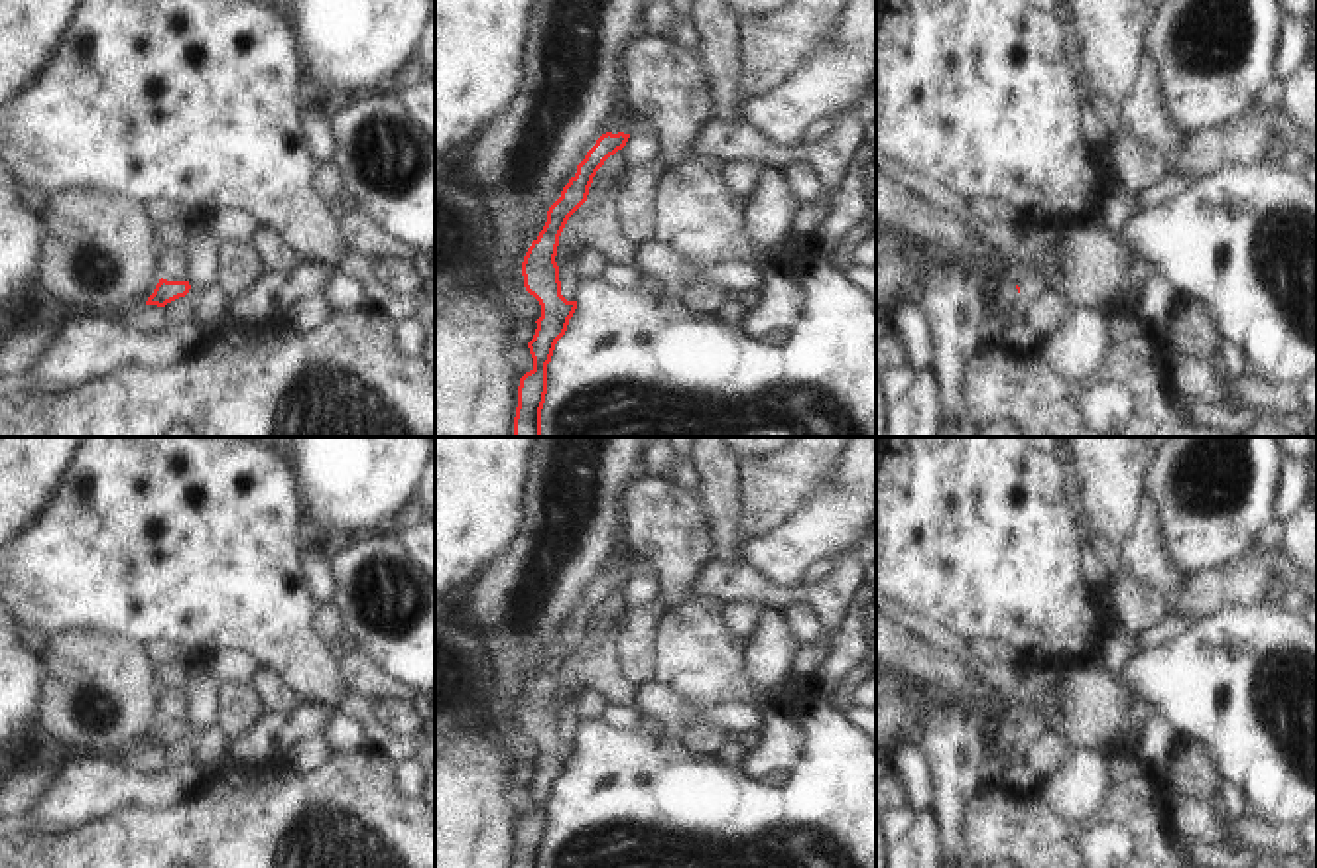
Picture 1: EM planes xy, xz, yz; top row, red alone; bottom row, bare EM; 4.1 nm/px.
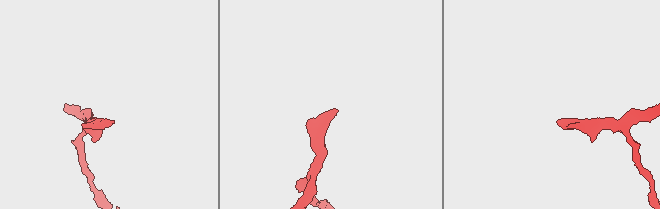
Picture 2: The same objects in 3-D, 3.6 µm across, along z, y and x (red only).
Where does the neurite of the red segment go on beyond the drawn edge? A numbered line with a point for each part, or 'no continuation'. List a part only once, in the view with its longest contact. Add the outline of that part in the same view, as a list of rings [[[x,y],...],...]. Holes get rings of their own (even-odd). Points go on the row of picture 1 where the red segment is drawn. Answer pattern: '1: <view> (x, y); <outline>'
1: xy (209, 304); [[[219,283],[191,287],[185,295],[193,307],[193,325],[209,337],[230,323],[230,297]]]

